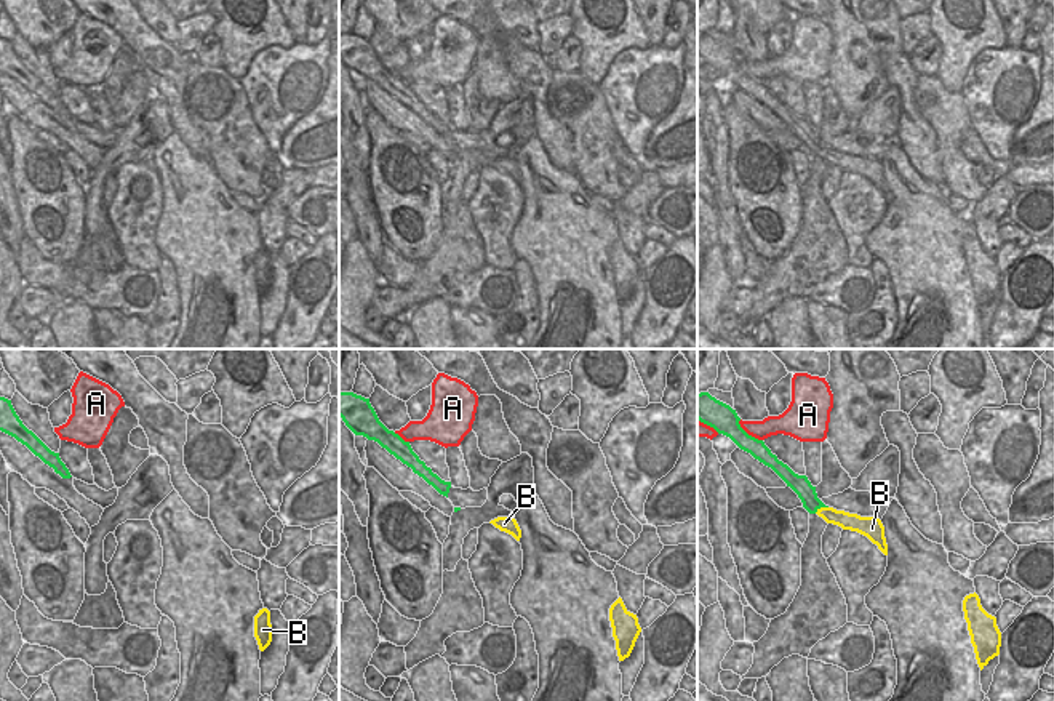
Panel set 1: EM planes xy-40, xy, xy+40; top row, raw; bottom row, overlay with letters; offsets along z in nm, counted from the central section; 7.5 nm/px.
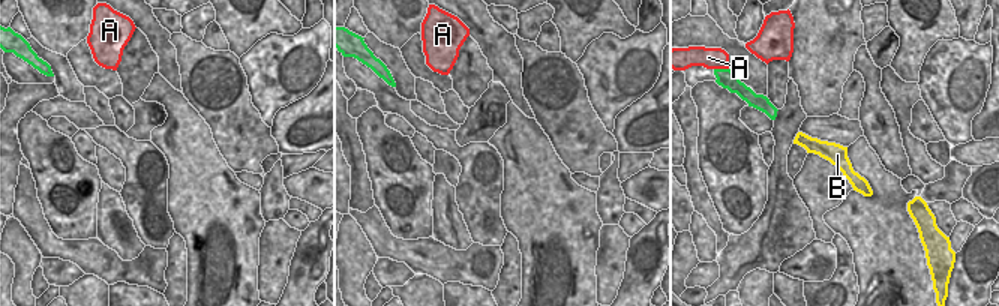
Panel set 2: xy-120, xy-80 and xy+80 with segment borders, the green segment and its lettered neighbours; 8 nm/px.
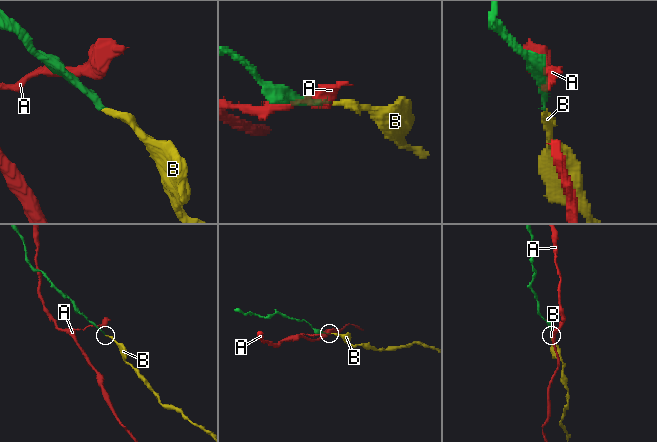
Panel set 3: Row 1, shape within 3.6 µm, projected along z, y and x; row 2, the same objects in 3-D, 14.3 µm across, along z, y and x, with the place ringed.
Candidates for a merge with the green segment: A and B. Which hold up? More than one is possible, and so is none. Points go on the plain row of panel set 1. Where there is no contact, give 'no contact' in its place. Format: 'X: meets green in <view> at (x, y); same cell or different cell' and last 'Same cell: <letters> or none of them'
A: meets green in xy+40 at (747, 76); different cell
B: meets green in xy+40 at (821, 148); same cell
Same cell: B

